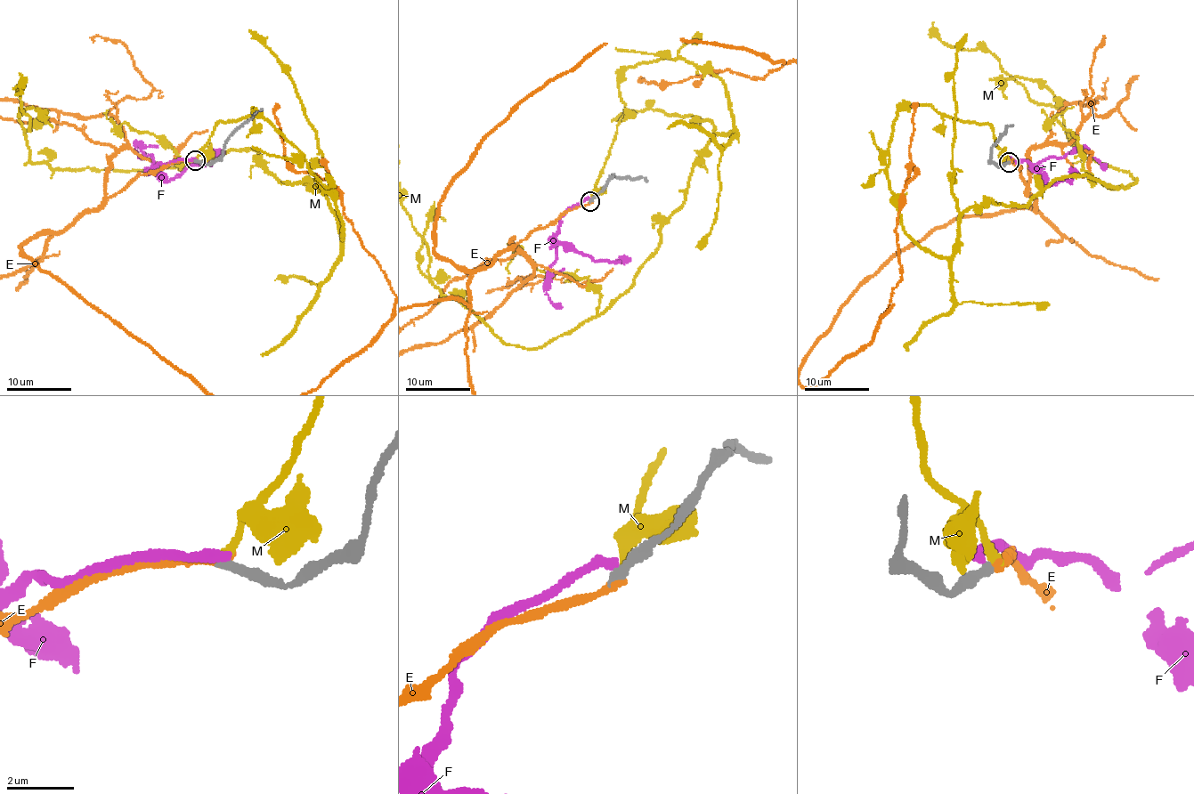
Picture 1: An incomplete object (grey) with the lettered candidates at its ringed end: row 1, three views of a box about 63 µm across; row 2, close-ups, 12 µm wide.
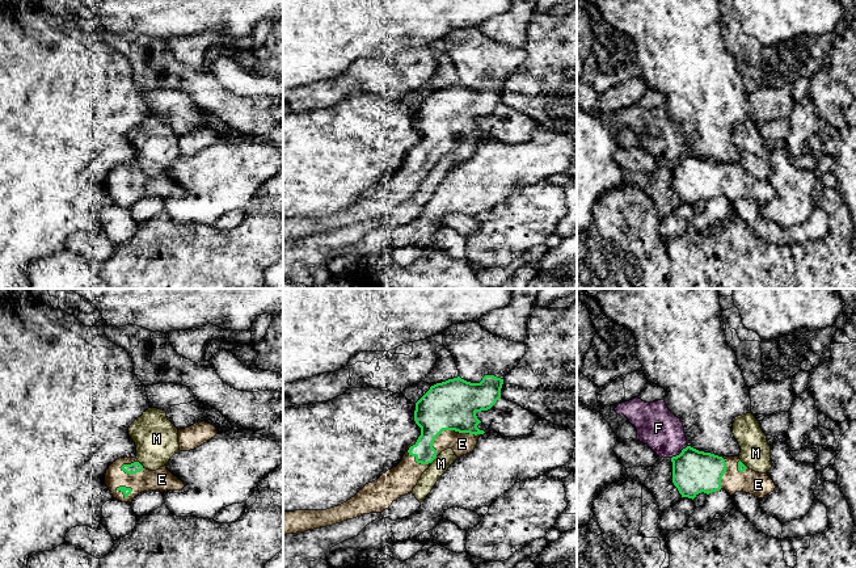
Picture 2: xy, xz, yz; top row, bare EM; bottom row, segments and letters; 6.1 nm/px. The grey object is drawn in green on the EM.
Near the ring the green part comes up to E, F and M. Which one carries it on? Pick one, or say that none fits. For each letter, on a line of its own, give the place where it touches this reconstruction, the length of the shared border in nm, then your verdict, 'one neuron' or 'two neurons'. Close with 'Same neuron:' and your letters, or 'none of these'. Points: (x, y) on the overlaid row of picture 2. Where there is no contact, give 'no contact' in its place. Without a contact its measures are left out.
E: xz (454, 429) | 320 nm | one neuron
F: yz (680, 453) | 130 nm | two neurons
M: xz (433, 459) | 60 nm | two neurons
Same neuron: E

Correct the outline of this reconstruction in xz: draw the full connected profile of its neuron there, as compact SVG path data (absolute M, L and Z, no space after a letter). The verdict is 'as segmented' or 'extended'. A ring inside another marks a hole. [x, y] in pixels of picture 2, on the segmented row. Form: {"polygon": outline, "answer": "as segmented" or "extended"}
{"polygon": "M485 375L480 383L471 383L457 376L431 386L416 403L414 421L421 428L421 436L406 447L401 462L338 506L326 510L284 512L283 535L332 526L363 514L381 513L393 501L413 491L422 474L442 451L452 449L457 458L472 453L480 436L485 433L477 428L481 421L476 413L488 411L496 404L501 397L502 384L503 379Z", "answer": "extended"}

